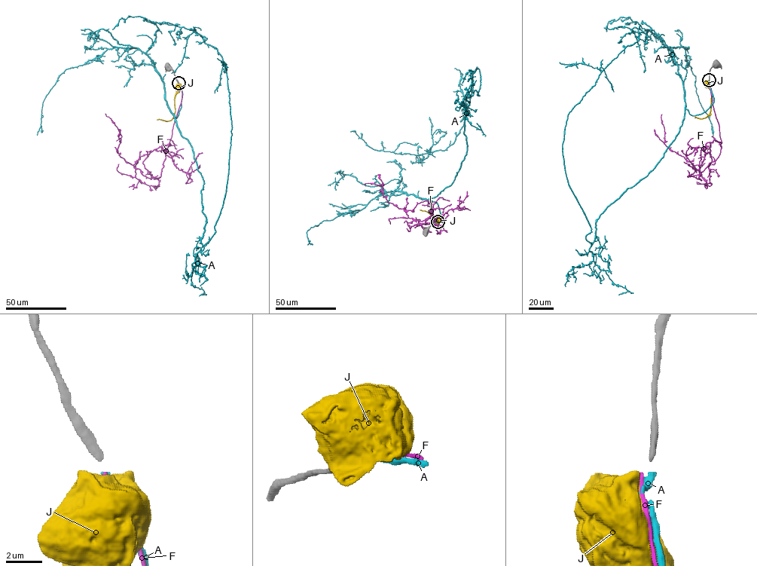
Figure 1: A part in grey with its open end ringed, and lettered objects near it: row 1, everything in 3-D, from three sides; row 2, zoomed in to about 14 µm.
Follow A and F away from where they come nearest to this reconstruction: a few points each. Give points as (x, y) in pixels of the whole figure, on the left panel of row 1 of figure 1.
A: (178, 84), (170, 111), (203, 181), (205, 246), (229, 170), (225, 63), (183, 27), (129, 16), (112, 29)
F: (178, 84), (181, 92), (181, 102), (159, 178), (148, 178), (120, 157), (117, 150), (121, 136), (105, 114)

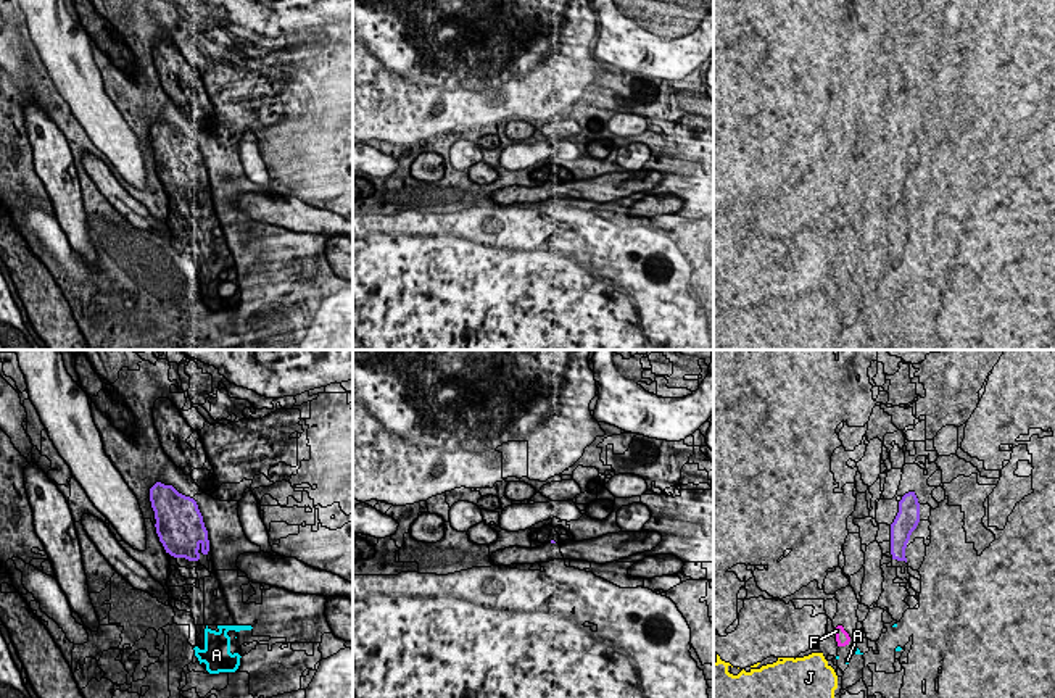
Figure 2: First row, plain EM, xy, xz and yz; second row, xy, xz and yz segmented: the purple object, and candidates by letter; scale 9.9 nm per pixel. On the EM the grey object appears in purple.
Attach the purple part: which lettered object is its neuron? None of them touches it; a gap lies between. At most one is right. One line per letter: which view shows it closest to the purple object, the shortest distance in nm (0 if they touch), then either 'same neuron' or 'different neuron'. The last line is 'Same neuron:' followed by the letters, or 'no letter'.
A: view yz; gap 650 nm; same neuron
F: view yz; gap 850 nm; different neuron
J: view yz; gap 1200 nm; different neuron
Same neuron: A

